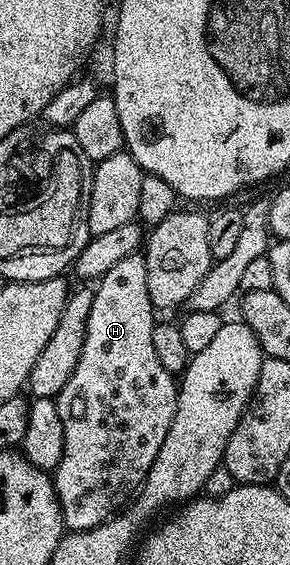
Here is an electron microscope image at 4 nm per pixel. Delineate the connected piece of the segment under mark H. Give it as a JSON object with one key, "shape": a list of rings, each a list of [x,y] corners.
{"shape":[[[136,252],[125,256],[125,260],[117,260],[117,264],[98,279],[94,292],[93,312],[89,312],[81,360],[77,360],[77,368],[73,368],[73,376],[69,376],[69,384],[61,388],[55,399],[63,429],[63,458],[53,472],[53,481],[63,524],[68,531],[92,530],[106,522],[128,501],[127,493],[131,489],[134,491],[146,478],[175,415],[177,382],[168,370],[161,368],[161,360],[157,360],[157,351],[153,348],[157,311],[149,300],[147,269],[142,253]]]}

